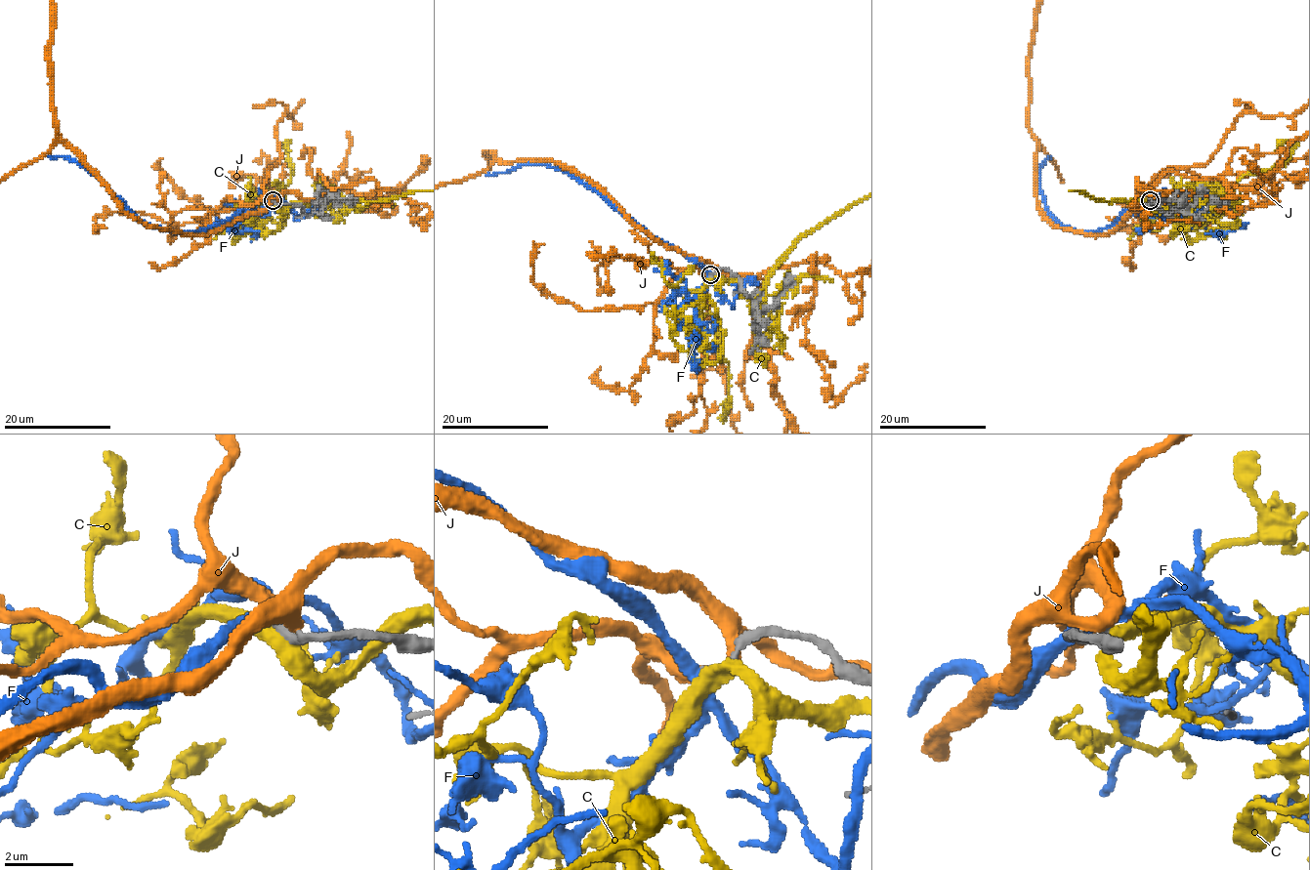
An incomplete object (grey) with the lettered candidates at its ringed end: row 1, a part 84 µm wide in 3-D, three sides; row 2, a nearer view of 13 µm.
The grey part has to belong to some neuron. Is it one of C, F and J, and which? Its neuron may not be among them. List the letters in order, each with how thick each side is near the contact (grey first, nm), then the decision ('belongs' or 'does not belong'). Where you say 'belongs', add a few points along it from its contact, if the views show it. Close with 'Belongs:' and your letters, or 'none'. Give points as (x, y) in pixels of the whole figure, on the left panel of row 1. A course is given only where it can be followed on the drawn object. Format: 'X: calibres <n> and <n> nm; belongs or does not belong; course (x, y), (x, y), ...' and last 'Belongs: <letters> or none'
C: calibres 280 and 440 nm; does not belong
F: calibres 240 and 320 nm; does not belong
J: calibres 280 and 440 nm; does not belong
Belongs: none

